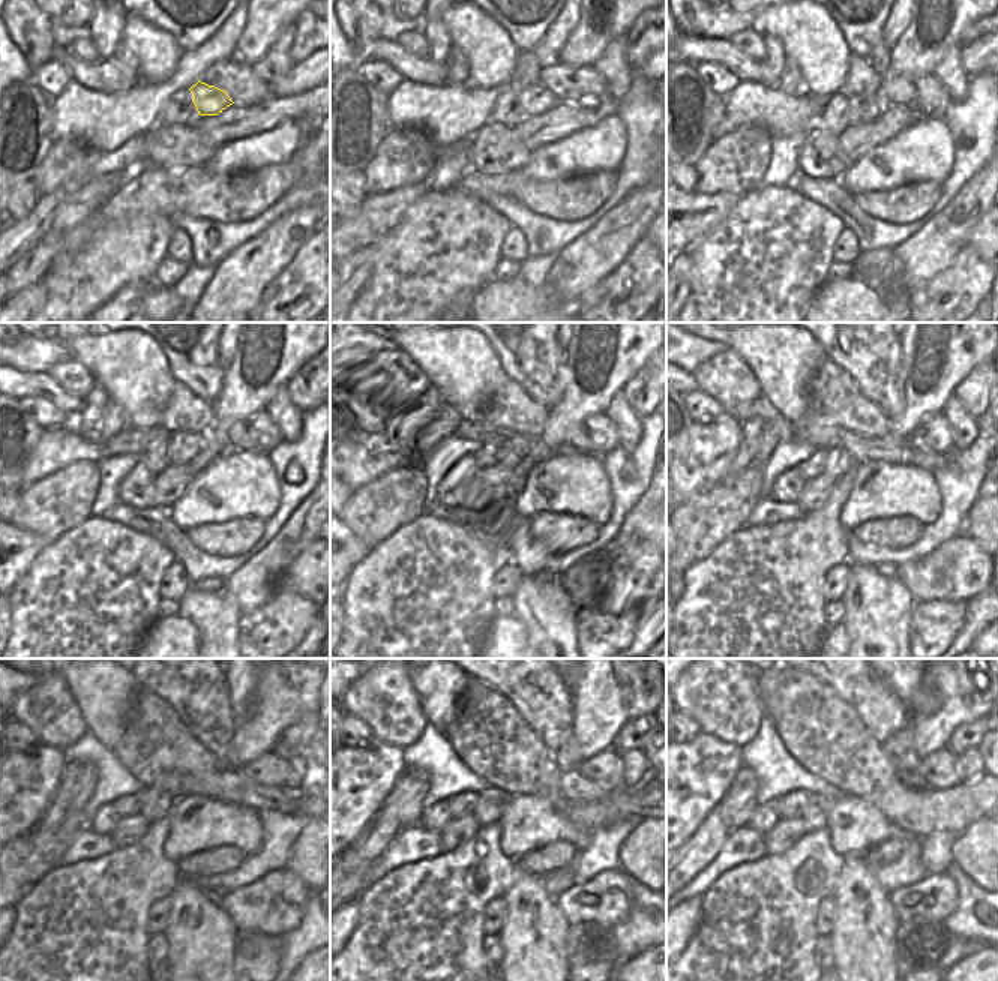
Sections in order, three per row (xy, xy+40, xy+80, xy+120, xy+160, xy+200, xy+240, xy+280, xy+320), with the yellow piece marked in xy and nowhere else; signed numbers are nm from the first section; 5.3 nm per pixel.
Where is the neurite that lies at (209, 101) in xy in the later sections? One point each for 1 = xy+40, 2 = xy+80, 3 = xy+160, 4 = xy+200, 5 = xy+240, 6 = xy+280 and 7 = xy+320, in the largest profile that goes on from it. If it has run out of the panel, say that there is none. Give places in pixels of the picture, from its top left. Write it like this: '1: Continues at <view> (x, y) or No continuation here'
1: Continues at xy+40 (536, 99)
2: Continues at xy+80 (865, 108)
3: Continues at xy+160 (506, 456)
4: Continues at xy+200 (838, 461)
5: Continues at xy+240 (158, 801)
6: Continues at xy+280 (491, 803)
7: Continues at xy+320 (817, 815).

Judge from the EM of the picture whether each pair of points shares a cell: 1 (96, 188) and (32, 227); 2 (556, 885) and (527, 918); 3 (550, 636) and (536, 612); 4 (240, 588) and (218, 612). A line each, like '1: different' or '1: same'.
1: different
2: different
3: same
4: different

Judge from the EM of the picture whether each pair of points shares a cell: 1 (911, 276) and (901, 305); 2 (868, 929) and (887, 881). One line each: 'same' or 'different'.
1: different
2: different

